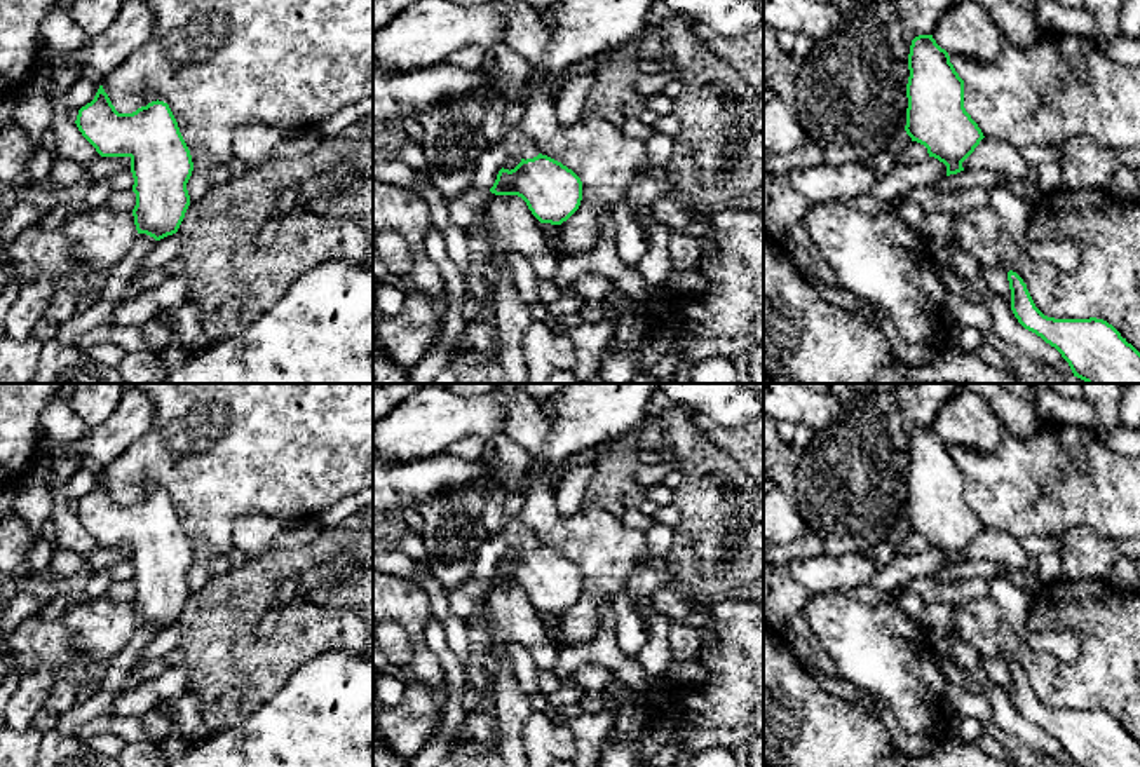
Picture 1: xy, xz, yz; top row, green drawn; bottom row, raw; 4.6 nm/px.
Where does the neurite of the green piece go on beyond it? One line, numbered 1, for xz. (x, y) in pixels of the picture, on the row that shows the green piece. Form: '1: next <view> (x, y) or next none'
1: next none

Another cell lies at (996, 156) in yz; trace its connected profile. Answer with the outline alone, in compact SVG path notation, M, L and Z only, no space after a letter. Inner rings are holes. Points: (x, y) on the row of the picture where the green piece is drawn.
M983 138L974 152L962 162L962 167L969 171L999 173L1011 183L1020 183L1032 173L1032 166L1025 162L1020 148L997 138Z

